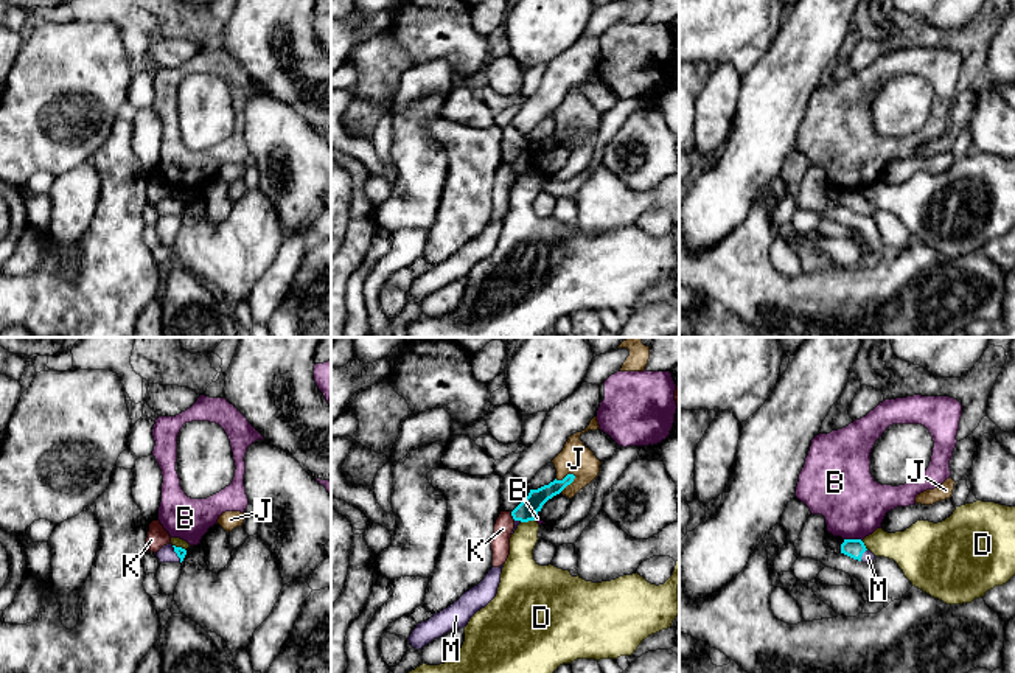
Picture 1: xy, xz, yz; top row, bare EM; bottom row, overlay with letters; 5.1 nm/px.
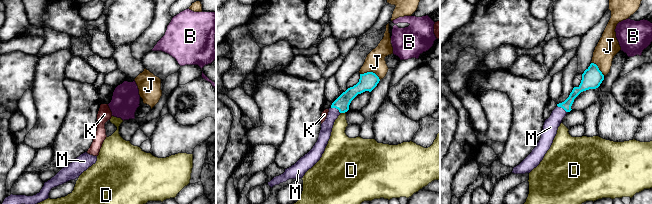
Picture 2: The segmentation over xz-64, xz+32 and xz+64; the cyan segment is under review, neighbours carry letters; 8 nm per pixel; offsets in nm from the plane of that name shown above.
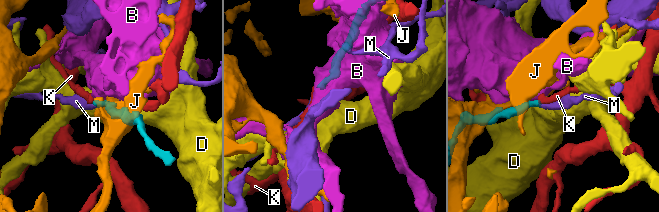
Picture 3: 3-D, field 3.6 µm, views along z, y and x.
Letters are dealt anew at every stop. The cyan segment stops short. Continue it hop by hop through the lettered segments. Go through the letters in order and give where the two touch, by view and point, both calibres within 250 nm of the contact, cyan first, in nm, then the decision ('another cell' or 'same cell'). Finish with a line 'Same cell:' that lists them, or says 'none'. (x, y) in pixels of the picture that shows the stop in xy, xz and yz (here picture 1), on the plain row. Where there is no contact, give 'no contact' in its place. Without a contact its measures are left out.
B: yz (854, 191) | 100/320 nm | another cell
D: xz (527, 173) | 110/160 nm | another cell
J: xz (569, 135) | 100/160 nm | another cell
K: xz (512, 167) | 110/100 nm | another cell
M: xy (176, 204) | 50/90 nm | same cell
Same cell: M

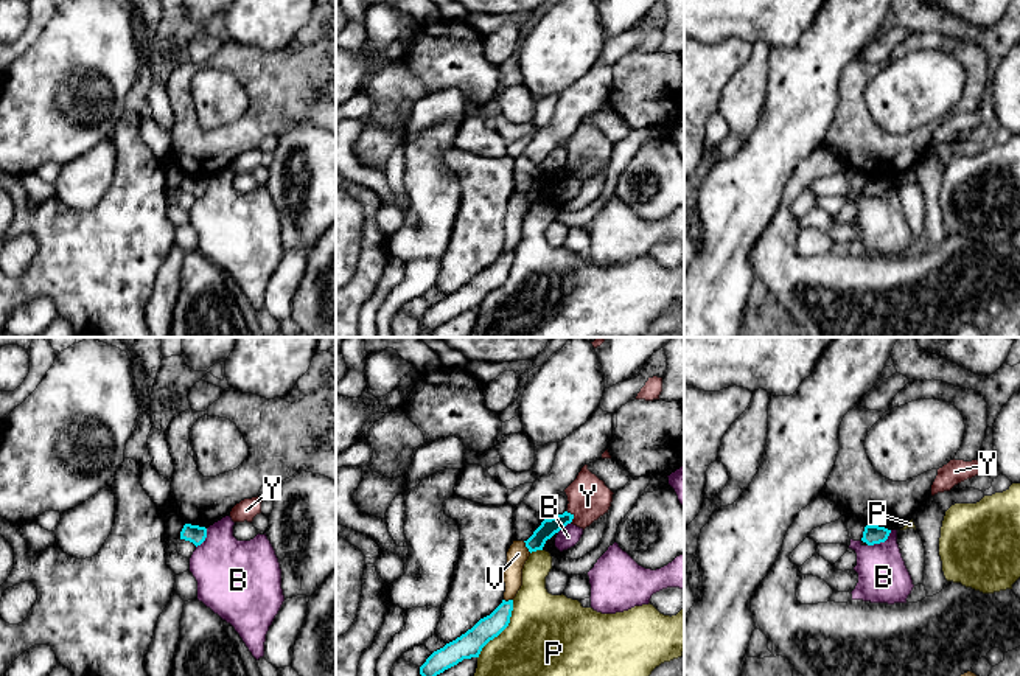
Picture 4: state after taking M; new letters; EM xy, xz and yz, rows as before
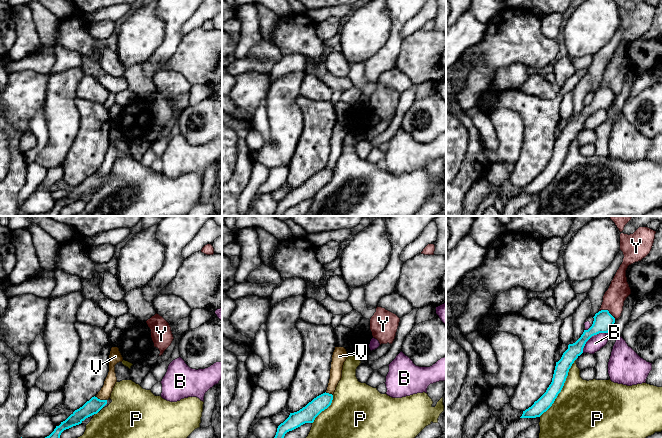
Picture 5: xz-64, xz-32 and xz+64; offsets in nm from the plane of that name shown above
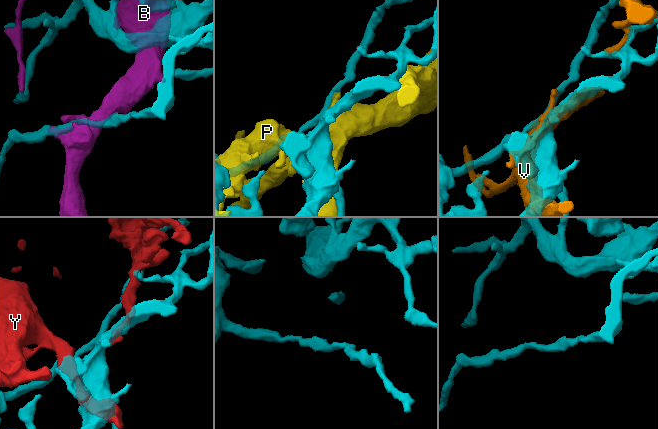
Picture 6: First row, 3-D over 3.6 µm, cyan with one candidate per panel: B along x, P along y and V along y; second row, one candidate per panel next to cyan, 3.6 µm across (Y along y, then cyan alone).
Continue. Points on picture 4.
B: yz (880, 193) | 100/260 nm | another cell
P: xz (503, 282) | 130/500 nm | another cell
V: xz (526, 198) | 90/110 nm | another cell
Y: xz (572, 168) | 90/220 nm | another cell
Same cell: none

